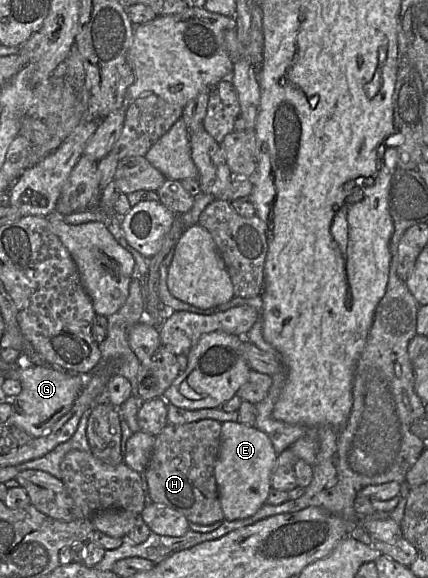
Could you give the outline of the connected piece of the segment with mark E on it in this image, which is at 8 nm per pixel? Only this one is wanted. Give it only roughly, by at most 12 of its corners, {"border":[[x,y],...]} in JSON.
{"border":[[221,423],[214,473],[224,520],[266,504],[277,457],[266,433]]}

